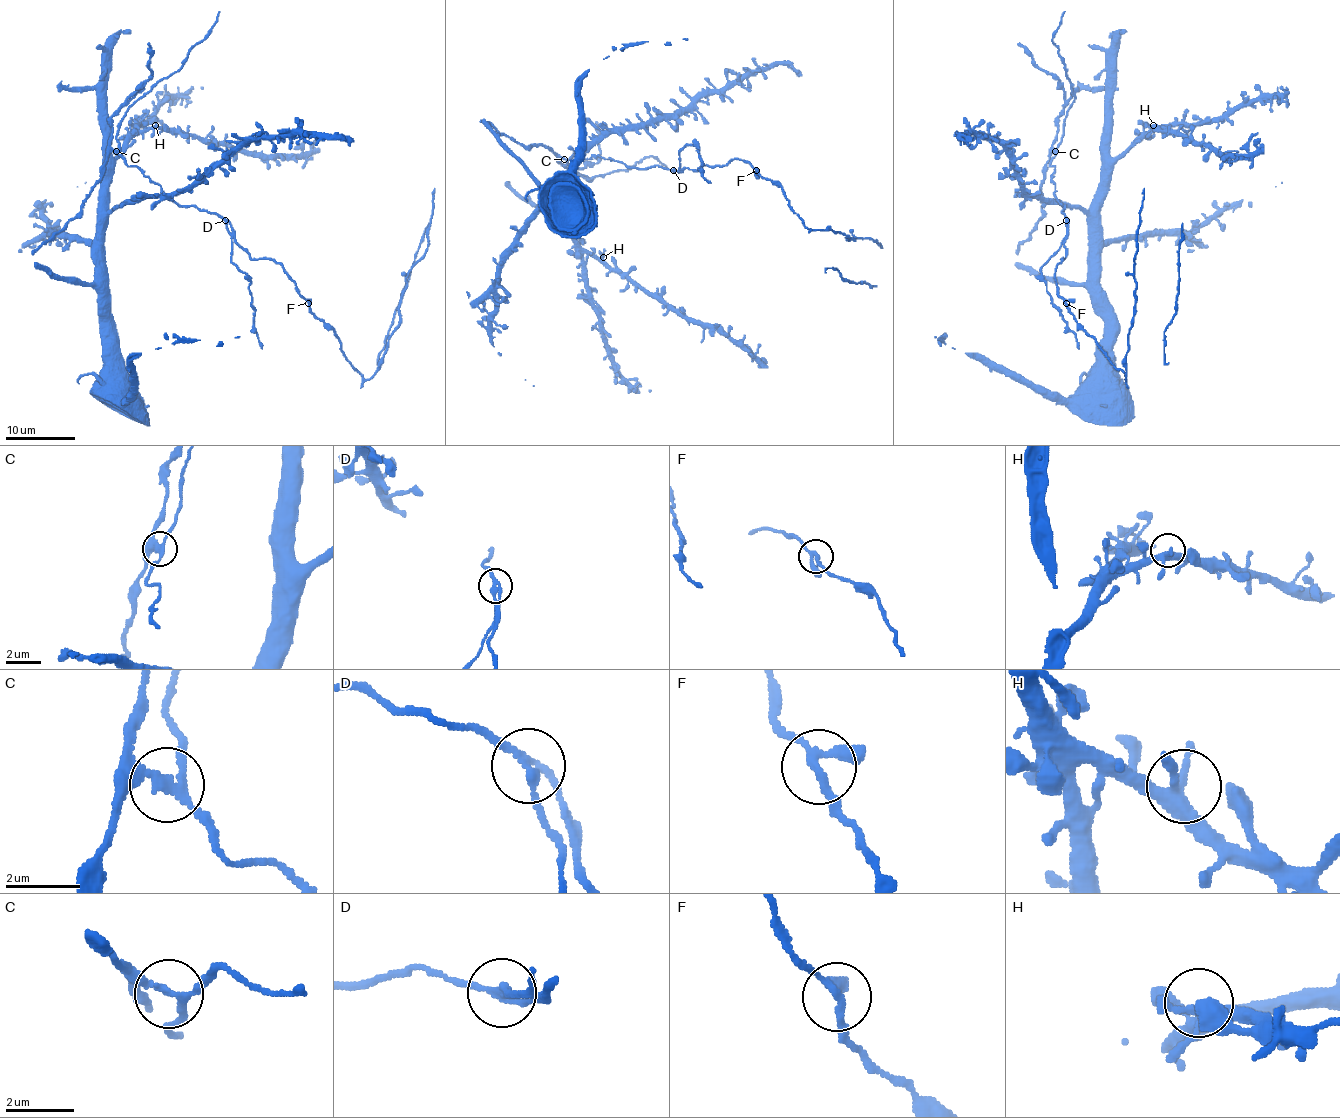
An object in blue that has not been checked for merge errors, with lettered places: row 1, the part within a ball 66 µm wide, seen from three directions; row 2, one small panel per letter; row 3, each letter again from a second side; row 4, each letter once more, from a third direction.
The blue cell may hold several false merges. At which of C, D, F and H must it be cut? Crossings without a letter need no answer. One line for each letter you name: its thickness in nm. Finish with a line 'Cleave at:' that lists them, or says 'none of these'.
C: calibre 190 nm
D: calibre 200 nm
Cleave at: C, D

